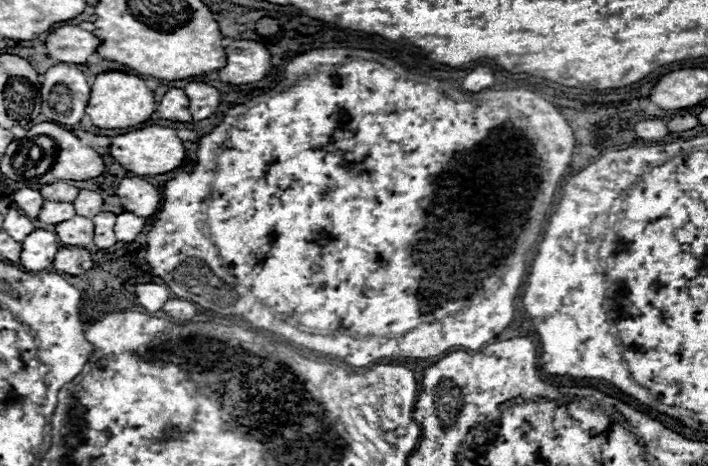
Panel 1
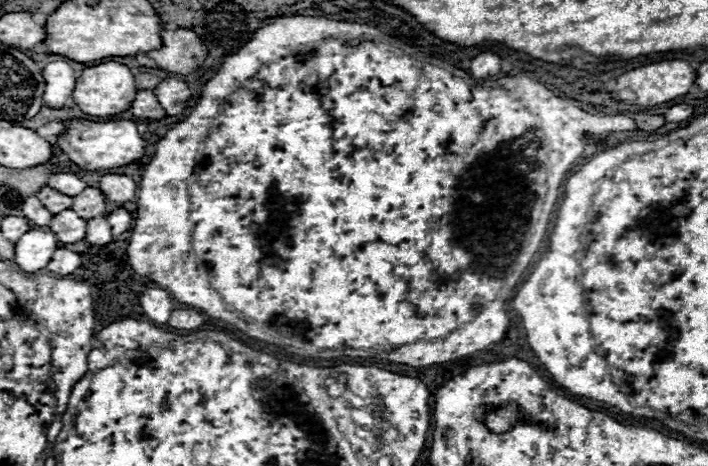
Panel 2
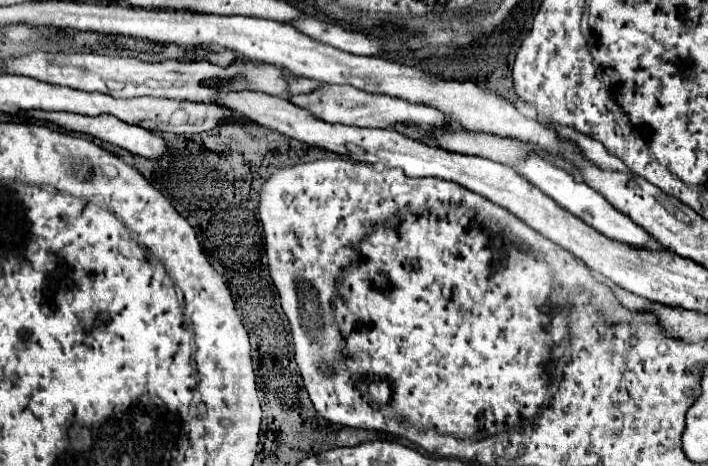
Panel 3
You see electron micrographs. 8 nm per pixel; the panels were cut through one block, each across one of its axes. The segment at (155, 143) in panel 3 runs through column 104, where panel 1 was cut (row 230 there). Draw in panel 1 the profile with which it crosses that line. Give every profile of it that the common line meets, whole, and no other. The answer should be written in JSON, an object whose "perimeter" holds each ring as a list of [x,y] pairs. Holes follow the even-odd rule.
{"perimeter":[[[122,212],[116,216],[114,232],[120,242],[134,242],[134,238],[142,232],[142,228],[144,228],[144,218],[132,212]]]}

